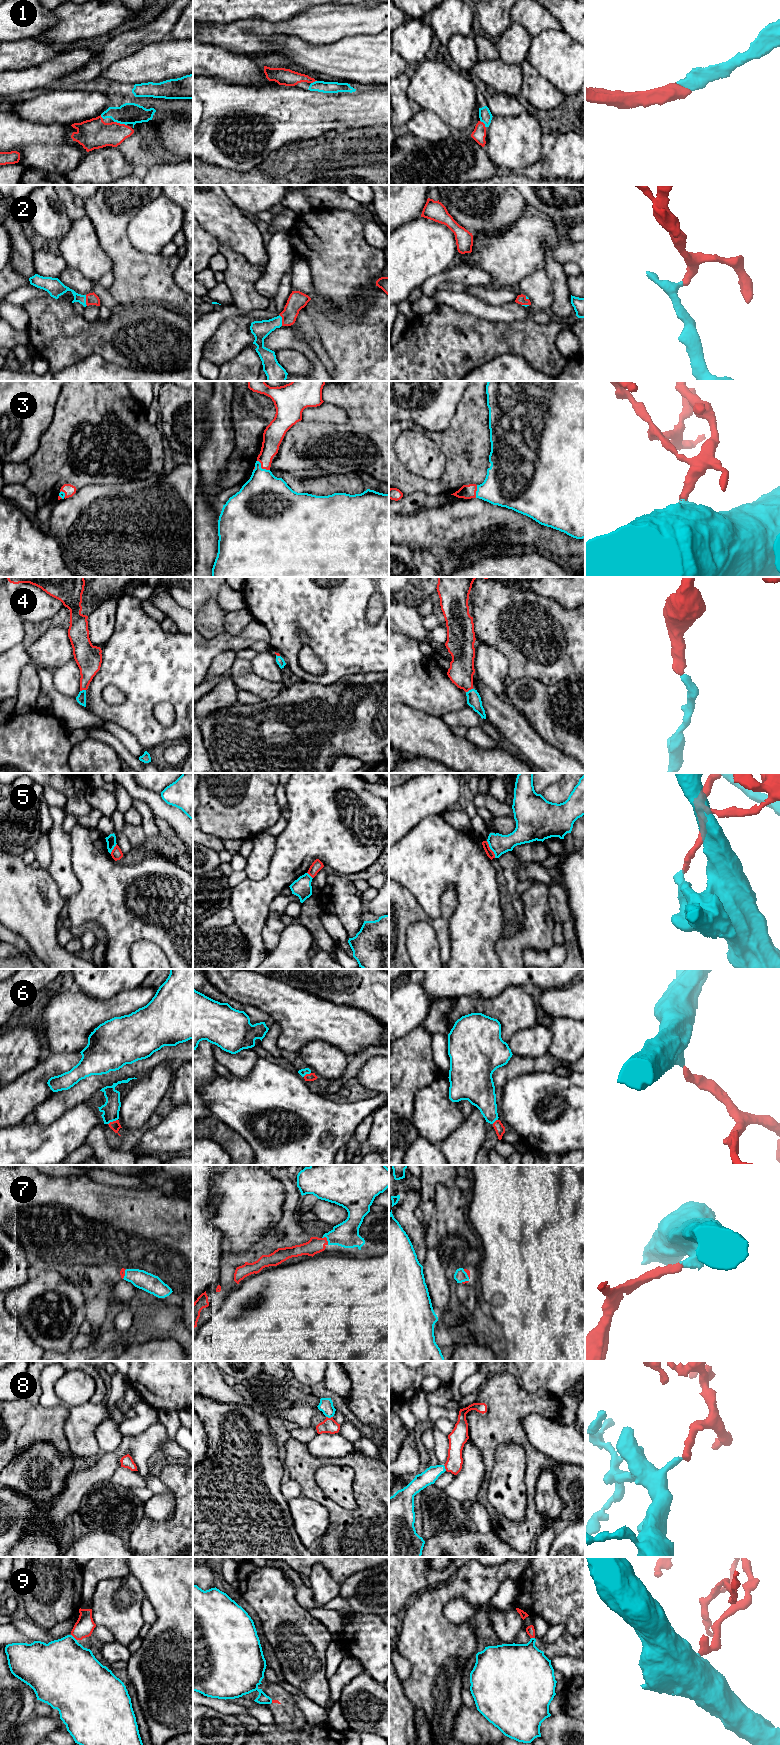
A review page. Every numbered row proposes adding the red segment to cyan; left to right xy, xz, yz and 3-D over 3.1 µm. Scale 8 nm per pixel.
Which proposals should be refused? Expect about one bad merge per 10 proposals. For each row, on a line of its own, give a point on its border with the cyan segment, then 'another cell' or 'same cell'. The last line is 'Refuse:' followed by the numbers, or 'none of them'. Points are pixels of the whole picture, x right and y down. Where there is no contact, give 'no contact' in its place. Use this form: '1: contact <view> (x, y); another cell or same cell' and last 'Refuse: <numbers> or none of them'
1: contact xy (120, 123); same cell
2: contact xz (281, 320); same cell
3: contact xz (261, 468); same cell
4: contact yz (469, 690); same cell
5: contact yz (490, 848); another cell
6: contact xy (112, 1121); same cell
7: contact xz (327, 1239); same cell
8: contact xz (329, 1417); same cell
9: contact xy (73, 1637); same cell
Refuse: 5

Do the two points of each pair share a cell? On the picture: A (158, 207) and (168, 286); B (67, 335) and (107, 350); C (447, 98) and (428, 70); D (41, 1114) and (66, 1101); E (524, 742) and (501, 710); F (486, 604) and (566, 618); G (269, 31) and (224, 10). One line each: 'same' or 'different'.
A: different
B: same
C: same
D: same
E: same
F: same
G: different

